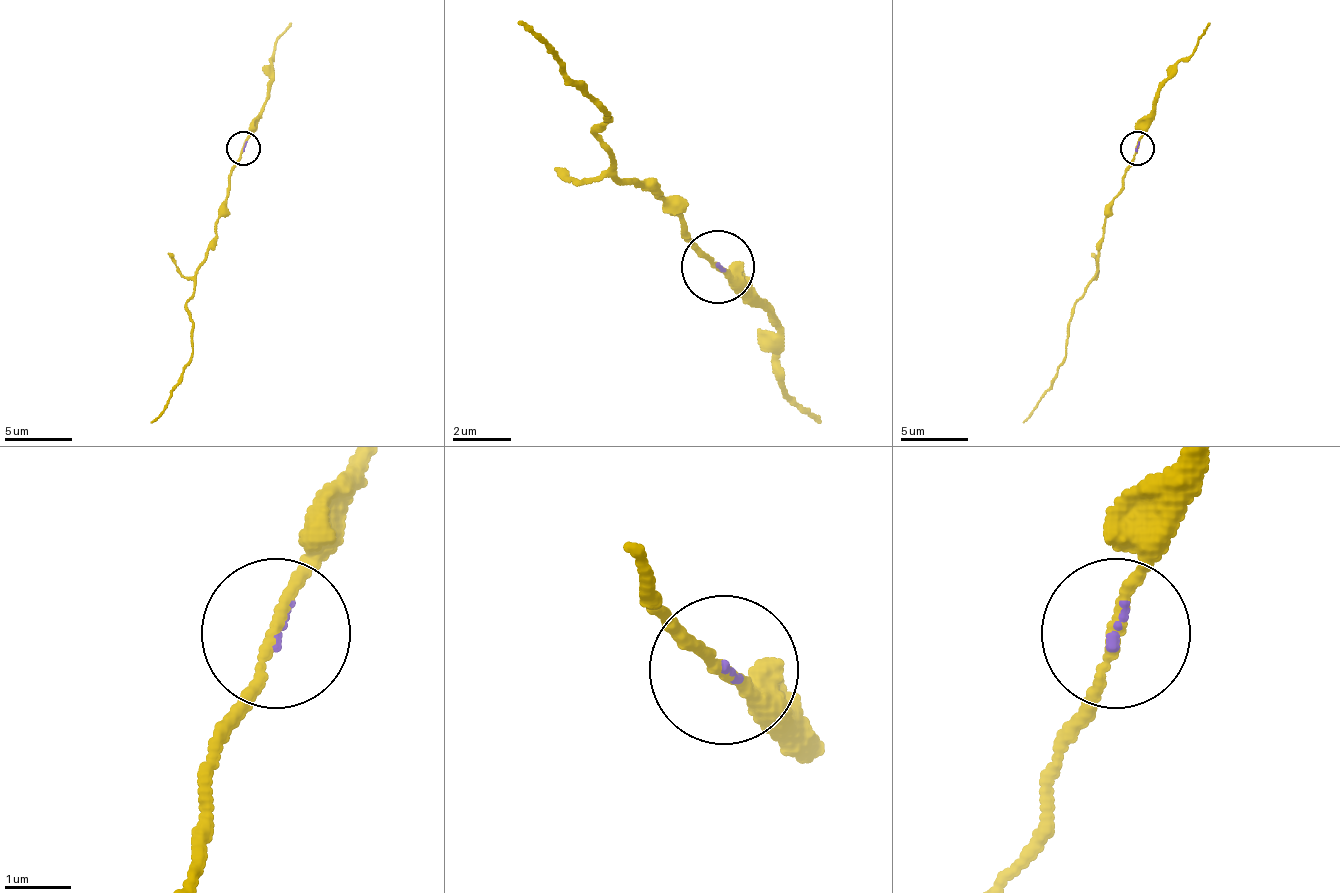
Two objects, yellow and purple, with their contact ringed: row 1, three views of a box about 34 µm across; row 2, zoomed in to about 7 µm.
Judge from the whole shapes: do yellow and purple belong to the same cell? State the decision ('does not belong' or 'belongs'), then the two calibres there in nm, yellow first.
belongs; 150 nm thick on the yellow side, 70 nm on the other

